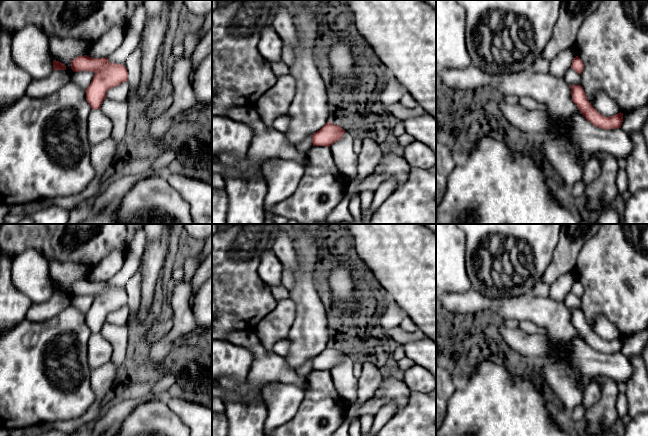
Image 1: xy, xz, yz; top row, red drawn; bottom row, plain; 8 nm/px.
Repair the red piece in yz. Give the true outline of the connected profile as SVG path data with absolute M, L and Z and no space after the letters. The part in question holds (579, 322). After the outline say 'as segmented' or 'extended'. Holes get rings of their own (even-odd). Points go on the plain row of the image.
M570 309L572 325L589 346L602 353L621 352L623 337L605 341L600 338L588 325L584 313L581 309Z; as segmented

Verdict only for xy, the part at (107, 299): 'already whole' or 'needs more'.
already whole

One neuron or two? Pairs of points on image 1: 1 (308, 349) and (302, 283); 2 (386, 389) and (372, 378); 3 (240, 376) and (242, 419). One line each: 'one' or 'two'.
1: one
2: two
3: two

